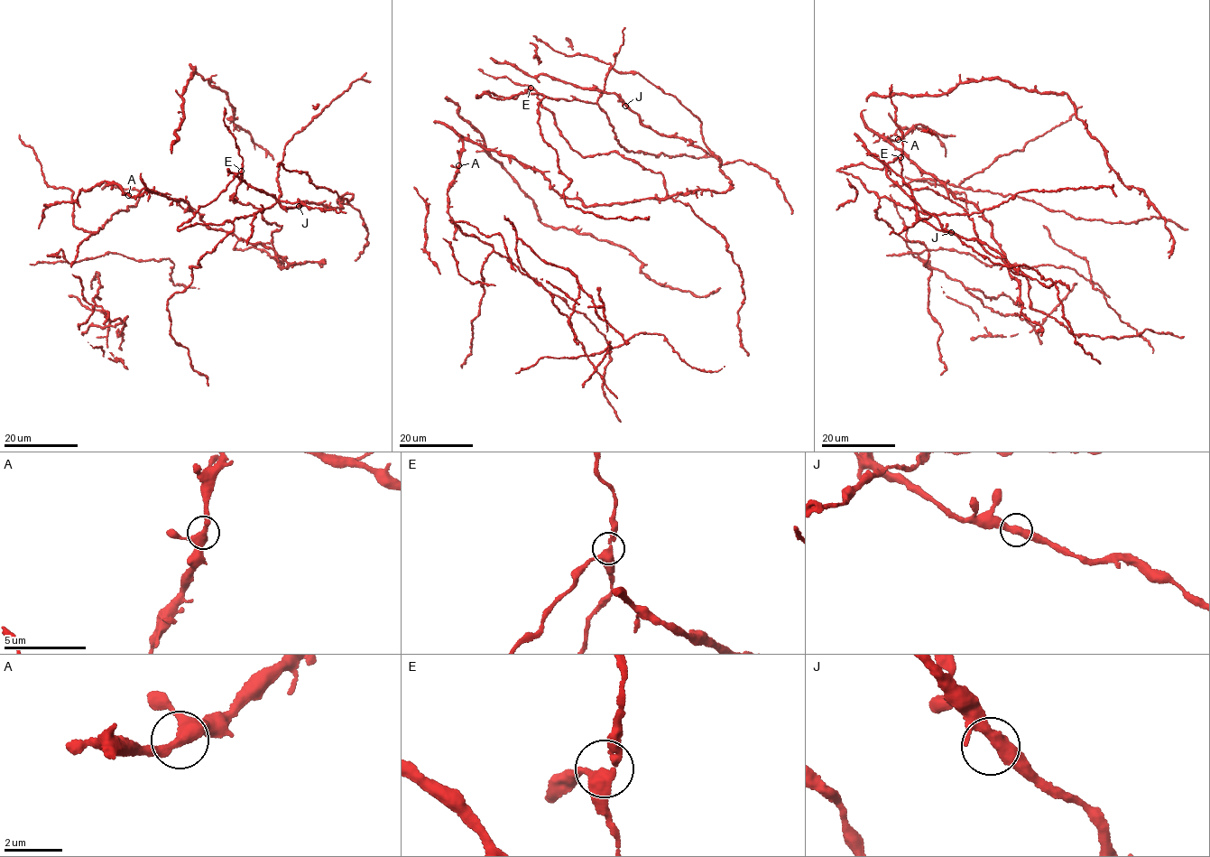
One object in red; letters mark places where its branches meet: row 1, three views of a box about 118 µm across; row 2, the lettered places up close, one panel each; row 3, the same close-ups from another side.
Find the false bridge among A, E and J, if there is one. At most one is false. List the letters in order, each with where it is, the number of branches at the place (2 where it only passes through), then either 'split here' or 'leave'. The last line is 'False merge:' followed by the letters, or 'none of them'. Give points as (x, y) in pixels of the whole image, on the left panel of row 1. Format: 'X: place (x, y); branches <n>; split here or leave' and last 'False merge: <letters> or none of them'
A: place (128, 195); branches 3; leave
E: place (241, 171); branches 3; leave
J: place (299, 206); branches 3; leave
False merge: none of them

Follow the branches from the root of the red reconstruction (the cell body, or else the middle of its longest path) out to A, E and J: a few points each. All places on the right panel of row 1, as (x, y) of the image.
A: (1020, 289), (993, 239), (991, 224), (977, 207), (958, 199), (885, 137), (898, 139)
E: (1020, 289), (1021, 302), (1029, 305), (1028, 280), (983, 248), (964, 209), (931, 190), (904, 183), (900, 157)
J: (1020, 289), (1029, 305), (1028, 280), (983, 248), (964, 209), (904, 183), (899, 158), (838, 169), (951, 232)

